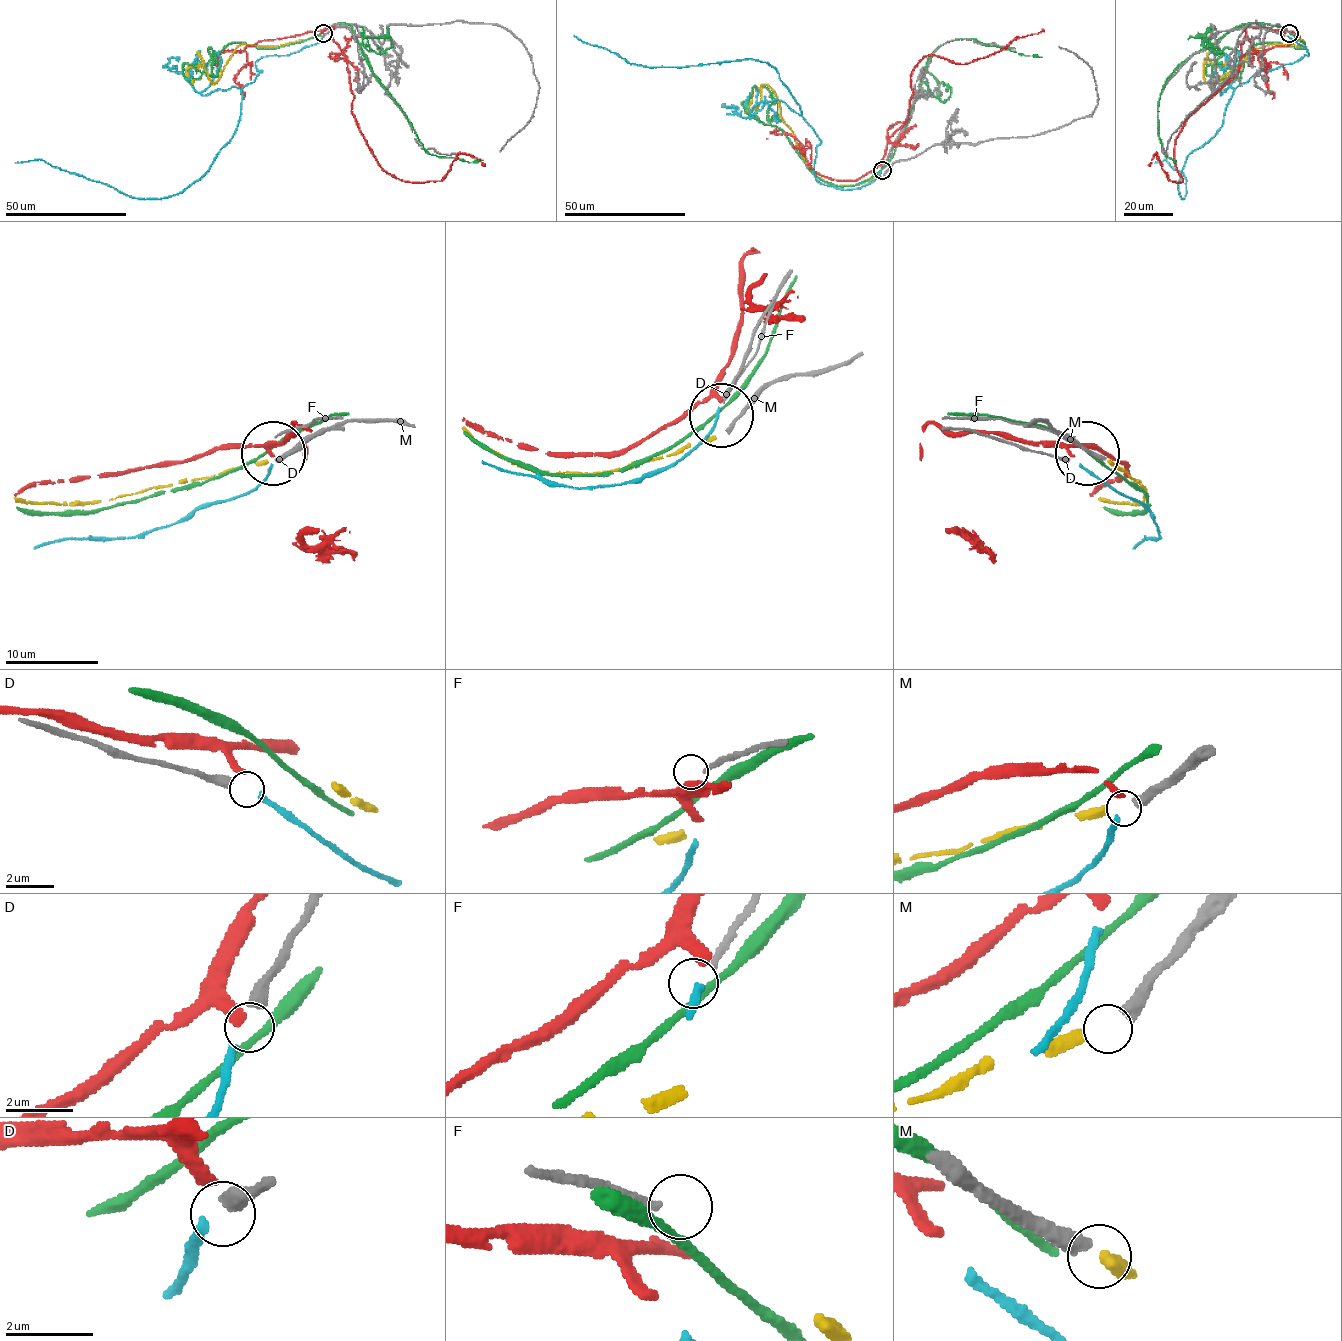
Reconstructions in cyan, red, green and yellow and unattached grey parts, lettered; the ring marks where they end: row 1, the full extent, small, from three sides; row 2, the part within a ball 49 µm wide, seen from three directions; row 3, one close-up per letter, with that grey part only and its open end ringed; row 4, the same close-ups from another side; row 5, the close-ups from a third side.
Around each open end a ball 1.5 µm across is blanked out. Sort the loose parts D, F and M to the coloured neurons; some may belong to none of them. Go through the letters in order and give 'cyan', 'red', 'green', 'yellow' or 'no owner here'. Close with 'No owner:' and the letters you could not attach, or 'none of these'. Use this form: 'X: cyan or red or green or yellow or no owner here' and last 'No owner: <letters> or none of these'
D: cyan
F: no owner here
M: no owner here
No owner: F, M

